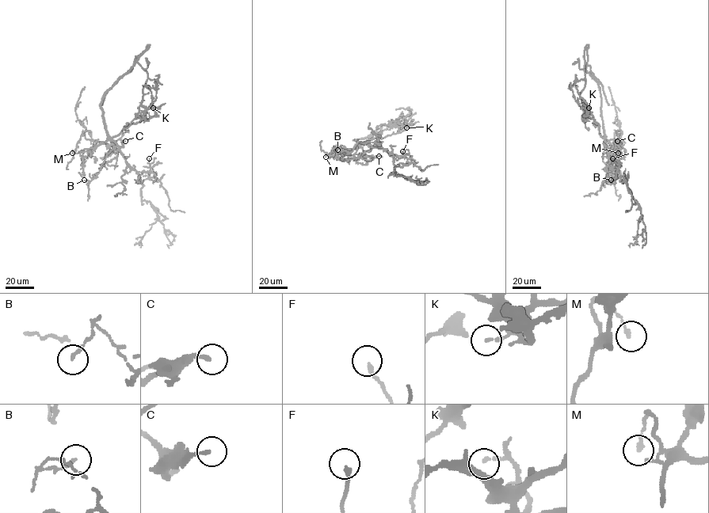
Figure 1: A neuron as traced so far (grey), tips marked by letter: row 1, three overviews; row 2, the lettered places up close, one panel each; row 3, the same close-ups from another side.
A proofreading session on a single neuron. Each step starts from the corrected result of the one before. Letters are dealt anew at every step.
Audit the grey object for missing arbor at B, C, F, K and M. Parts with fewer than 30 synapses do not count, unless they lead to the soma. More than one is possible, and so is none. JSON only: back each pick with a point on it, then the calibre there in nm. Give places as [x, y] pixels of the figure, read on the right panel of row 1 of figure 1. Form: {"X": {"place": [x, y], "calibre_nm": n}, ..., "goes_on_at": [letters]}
{"goes_on_at": []}

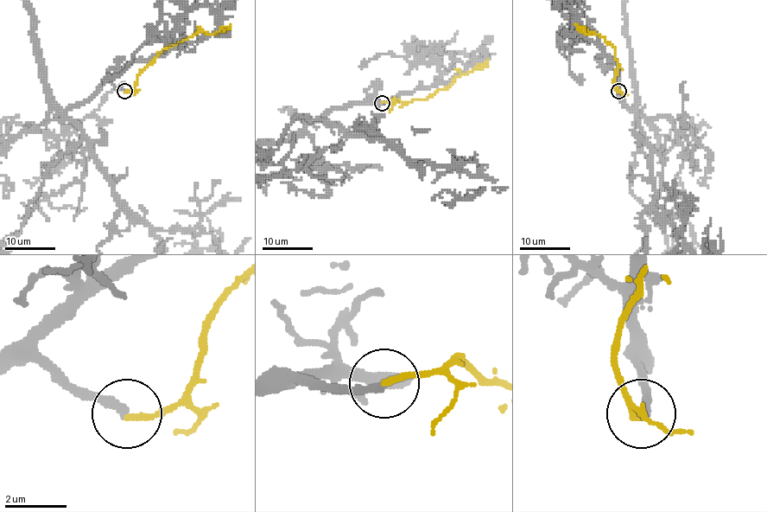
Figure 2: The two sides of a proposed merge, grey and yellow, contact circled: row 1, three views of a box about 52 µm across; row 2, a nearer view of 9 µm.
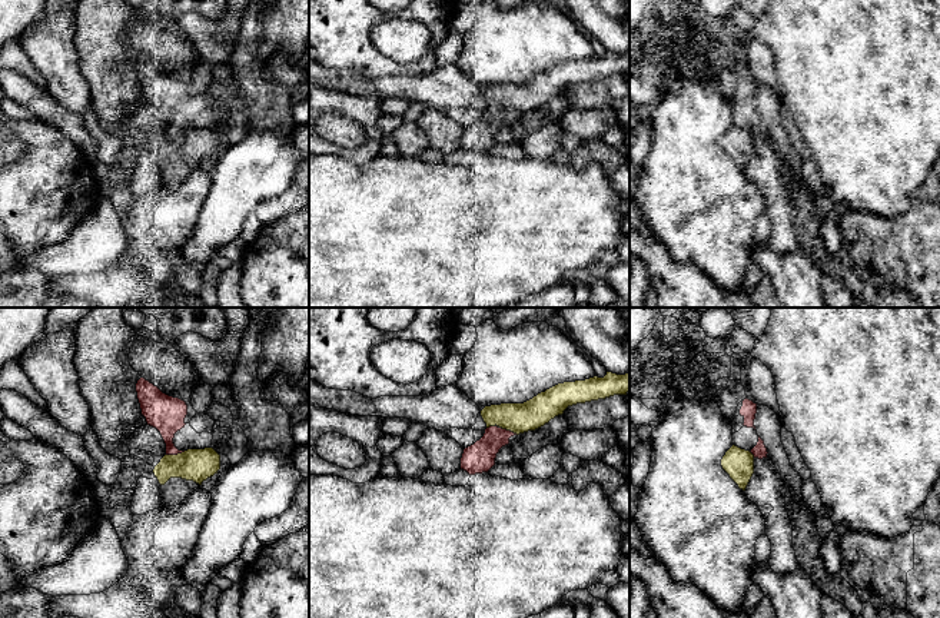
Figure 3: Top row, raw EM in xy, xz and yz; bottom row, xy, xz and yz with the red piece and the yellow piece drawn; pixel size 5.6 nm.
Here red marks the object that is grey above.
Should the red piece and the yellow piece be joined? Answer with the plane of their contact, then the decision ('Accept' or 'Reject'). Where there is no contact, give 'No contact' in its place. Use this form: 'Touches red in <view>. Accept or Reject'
Touches red in xy. Reject

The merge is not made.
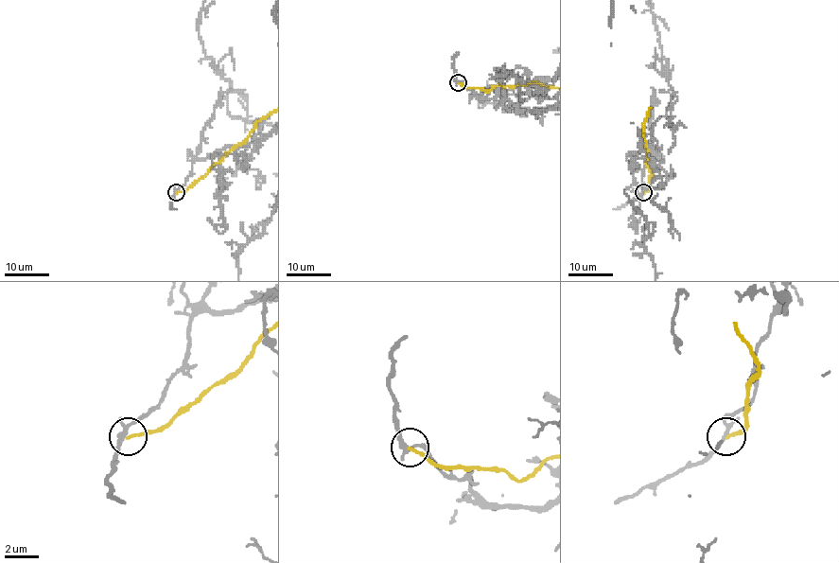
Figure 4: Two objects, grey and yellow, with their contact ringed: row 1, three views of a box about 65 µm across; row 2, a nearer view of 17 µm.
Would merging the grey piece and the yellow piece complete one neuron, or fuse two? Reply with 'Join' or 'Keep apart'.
Keep apart

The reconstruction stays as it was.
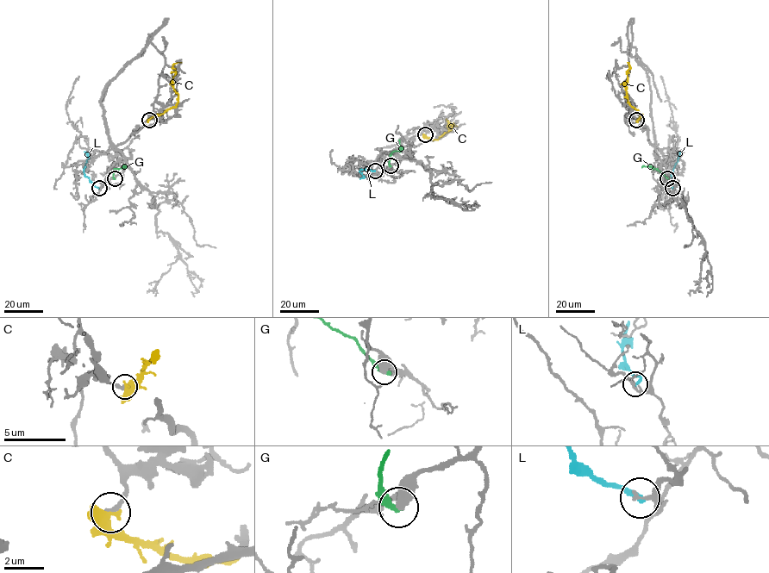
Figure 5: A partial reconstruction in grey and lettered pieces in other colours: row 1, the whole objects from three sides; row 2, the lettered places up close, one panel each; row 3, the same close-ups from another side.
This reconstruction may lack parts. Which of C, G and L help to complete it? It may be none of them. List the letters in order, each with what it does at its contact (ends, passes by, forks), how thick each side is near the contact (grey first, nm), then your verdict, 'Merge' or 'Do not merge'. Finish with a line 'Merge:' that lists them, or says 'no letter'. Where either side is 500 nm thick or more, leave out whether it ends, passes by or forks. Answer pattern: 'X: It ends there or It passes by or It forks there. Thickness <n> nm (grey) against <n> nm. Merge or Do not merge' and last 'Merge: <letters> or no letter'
C: It forks there. Thickness 240 nm (grey) against 360 nm. Do not merge
G: It ends there. Thickness 440 nm (grey) against 360 nm. Do not merge
L: It ends there. Thickness 170 nm (grey) against 240 nm. Do not merge
Merge: no letter

